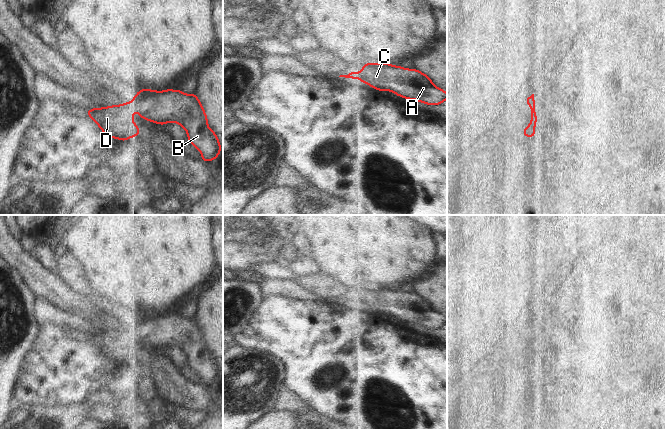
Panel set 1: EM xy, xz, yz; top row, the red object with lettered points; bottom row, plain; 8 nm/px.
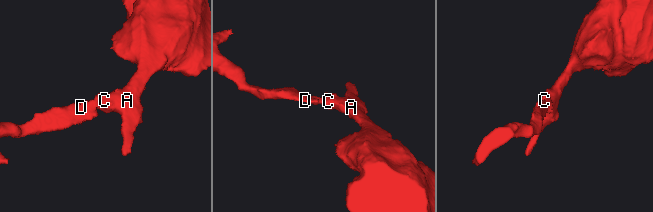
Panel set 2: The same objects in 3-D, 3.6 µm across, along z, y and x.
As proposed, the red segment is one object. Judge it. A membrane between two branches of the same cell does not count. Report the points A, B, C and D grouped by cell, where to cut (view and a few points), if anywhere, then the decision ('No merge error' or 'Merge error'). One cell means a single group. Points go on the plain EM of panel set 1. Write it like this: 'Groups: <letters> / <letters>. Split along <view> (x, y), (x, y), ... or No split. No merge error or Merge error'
Groups: A B C D. No split. No merge error

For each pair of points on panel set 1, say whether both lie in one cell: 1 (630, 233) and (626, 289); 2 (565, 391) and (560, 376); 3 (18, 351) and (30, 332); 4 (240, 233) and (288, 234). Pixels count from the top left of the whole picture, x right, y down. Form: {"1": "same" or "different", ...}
{"1": "different", "2": "different", "3": "same", "4": "same"}

